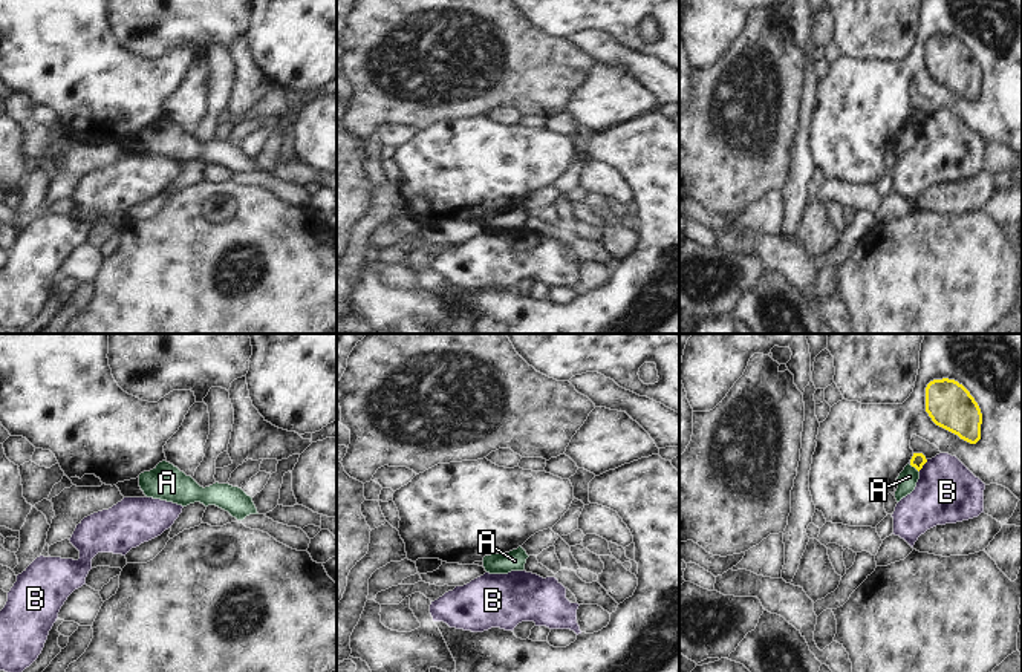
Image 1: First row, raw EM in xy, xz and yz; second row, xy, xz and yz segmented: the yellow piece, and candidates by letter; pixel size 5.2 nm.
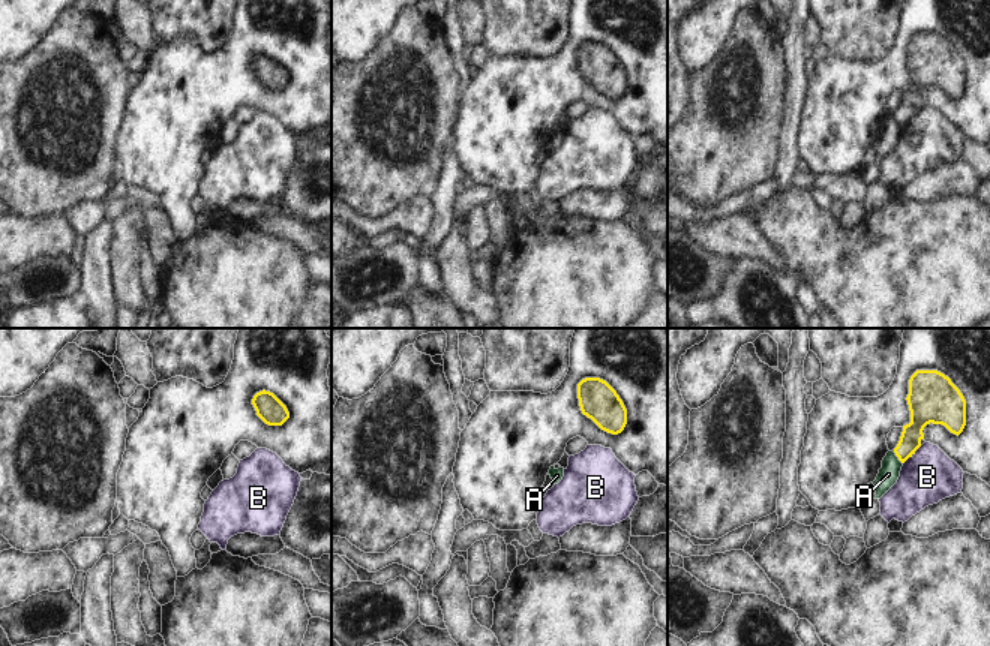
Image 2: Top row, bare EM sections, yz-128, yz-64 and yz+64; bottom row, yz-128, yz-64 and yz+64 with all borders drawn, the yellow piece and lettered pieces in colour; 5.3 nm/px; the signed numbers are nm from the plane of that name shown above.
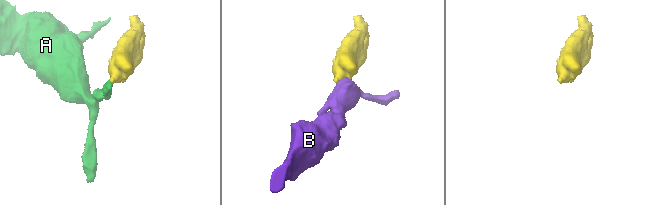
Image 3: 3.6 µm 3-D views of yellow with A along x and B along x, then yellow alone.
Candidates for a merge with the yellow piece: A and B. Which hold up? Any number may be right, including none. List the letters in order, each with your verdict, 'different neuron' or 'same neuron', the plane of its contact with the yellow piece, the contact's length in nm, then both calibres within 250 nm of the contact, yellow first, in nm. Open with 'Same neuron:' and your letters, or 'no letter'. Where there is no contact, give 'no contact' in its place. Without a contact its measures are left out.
Same neuron: no letter
A: different neuron | yz | 70 nm | 80/100 nm
B: different neuron | yz | 80 nm | 80/320 nm

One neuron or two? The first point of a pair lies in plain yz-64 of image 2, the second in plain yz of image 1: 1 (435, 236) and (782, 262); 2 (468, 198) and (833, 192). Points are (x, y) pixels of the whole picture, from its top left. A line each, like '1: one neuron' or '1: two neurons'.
1: two neurons
2: one neuron

